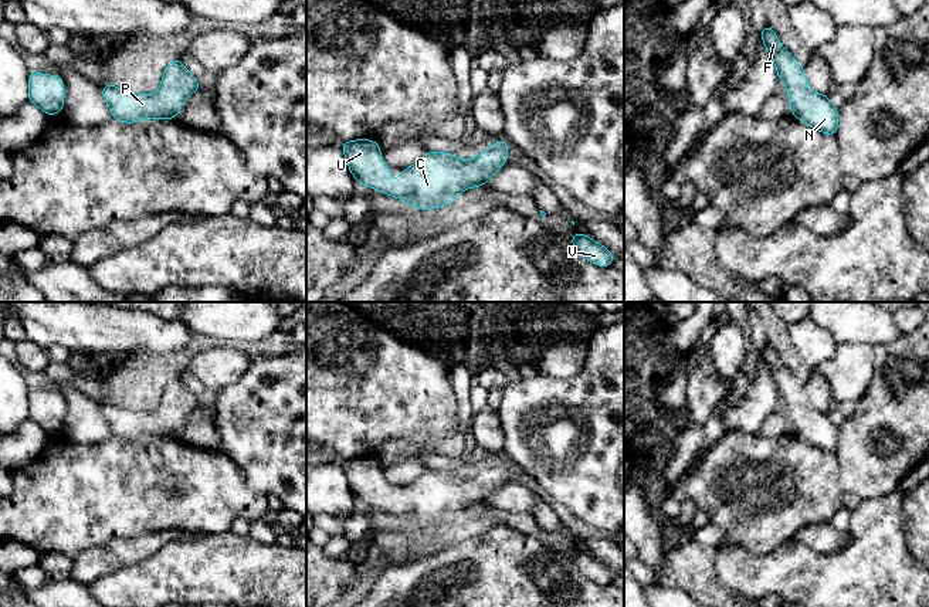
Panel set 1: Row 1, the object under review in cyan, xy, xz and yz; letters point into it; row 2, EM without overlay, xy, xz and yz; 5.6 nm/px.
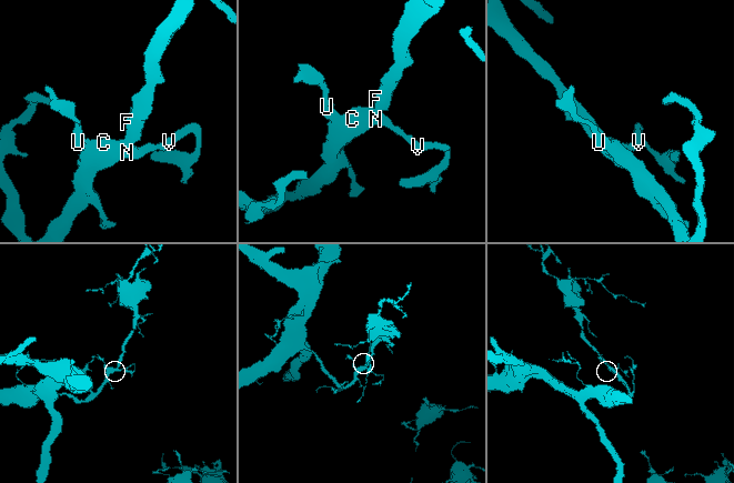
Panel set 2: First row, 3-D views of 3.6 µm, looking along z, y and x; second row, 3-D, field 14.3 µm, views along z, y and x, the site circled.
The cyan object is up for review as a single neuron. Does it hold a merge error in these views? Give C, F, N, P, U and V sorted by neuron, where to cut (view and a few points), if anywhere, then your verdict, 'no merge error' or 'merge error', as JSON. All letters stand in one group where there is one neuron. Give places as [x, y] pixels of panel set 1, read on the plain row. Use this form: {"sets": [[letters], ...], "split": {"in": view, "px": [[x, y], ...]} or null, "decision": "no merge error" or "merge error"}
{"sets": [["C", "F", "N", "P", "U", "V"]], "split": null, "decision": "no merge error"}

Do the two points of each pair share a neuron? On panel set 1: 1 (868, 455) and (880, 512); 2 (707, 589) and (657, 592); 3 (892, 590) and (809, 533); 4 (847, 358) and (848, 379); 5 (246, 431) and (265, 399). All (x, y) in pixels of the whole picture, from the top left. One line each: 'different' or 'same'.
1: different
2: different
3: different
4: same
5: same

